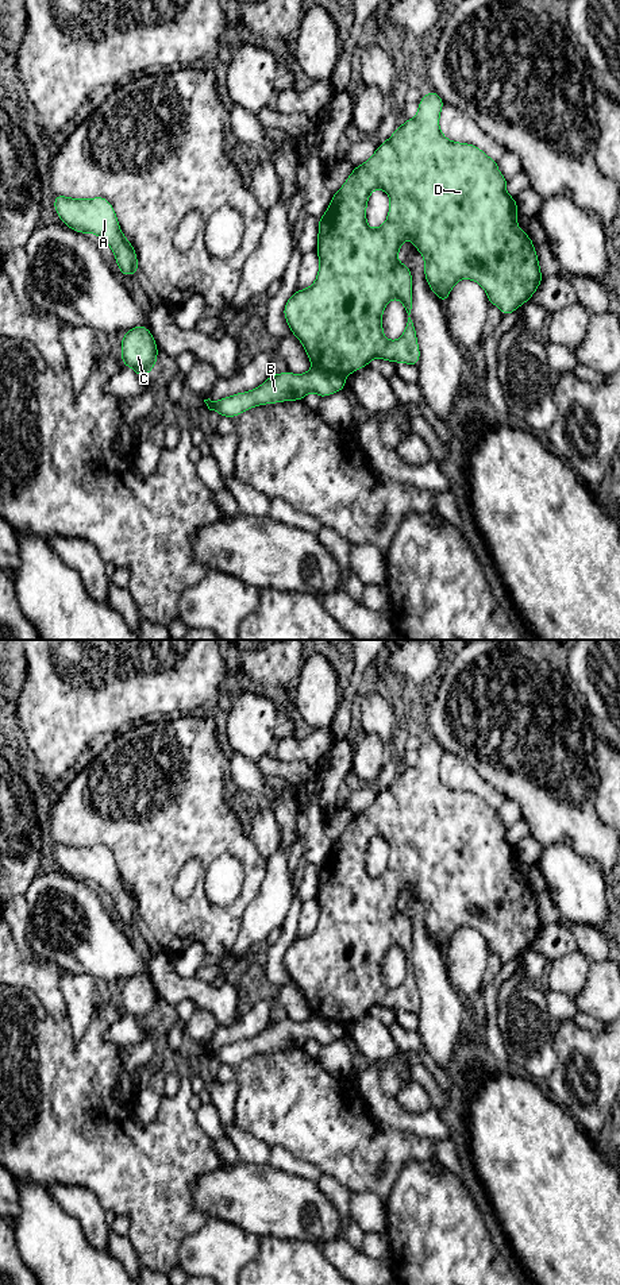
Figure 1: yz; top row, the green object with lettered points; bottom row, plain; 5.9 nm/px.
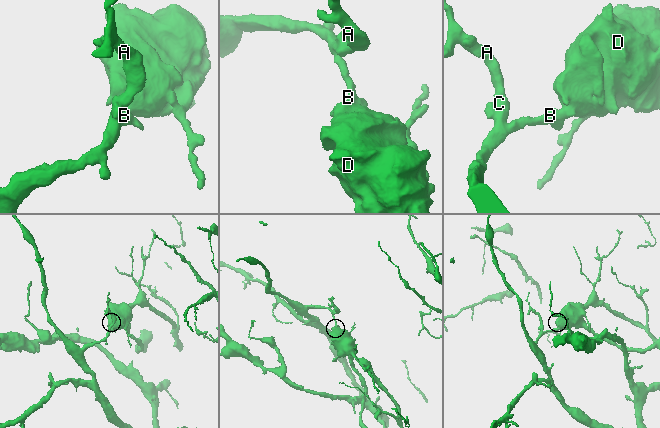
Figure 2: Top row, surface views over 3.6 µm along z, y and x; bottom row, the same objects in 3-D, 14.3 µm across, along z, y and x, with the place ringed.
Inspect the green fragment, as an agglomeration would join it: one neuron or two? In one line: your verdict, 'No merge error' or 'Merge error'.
Merge error

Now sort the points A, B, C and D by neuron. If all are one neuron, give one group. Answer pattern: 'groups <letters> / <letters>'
groups A B C / D

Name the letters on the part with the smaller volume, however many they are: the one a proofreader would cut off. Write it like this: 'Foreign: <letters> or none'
Foreign: D

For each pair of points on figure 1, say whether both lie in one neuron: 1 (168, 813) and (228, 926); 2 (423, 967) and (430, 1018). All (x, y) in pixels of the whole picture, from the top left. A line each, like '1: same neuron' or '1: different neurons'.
1: same neuron
2: same neuron

